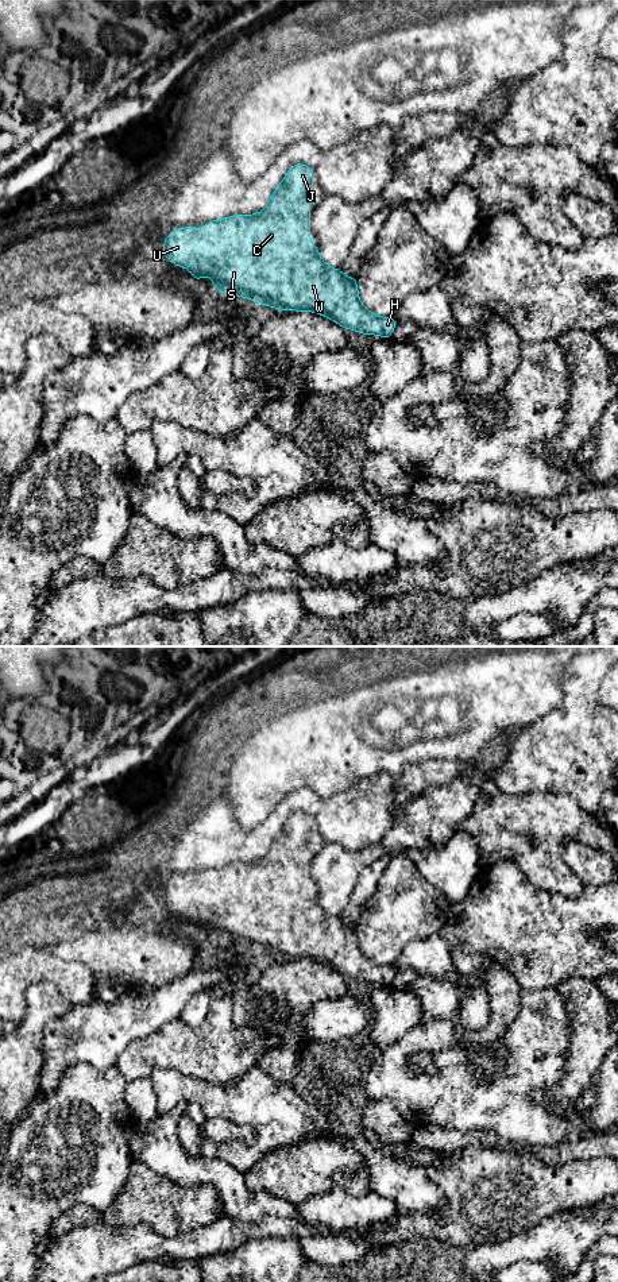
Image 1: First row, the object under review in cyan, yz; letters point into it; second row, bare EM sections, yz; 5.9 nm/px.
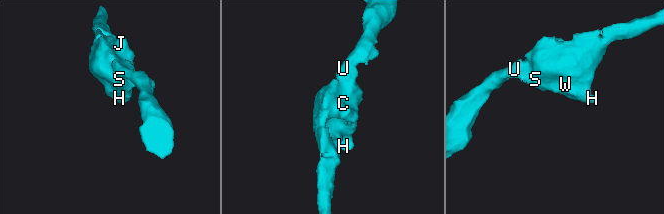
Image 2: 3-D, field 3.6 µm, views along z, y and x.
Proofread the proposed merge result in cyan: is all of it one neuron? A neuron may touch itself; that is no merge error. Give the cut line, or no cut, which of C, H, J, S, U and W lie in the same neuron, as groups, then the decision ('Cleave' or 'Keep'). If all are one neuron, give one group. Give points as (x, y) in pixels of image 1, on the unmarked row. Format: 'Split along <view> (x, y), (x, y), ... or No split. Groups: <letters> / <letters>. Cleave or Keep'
No split. Groups: C H J S U W. Keep

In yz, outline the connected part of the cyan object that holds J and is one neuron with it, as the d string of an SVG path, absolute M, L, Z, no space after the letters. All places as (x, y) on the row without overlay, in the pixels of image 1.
M296 811L271 841L266 856L255 862L233 862L212 868L201 877L177 876L163 888L162 900L175 914L192 919L200 928L208 923L213 938L248 946L281 958L314 959L344 977L363 982L391 985L397 966L378 965L363 954L358 926L345 924L341 916L328 914L310 891L310 849L313 816Z

